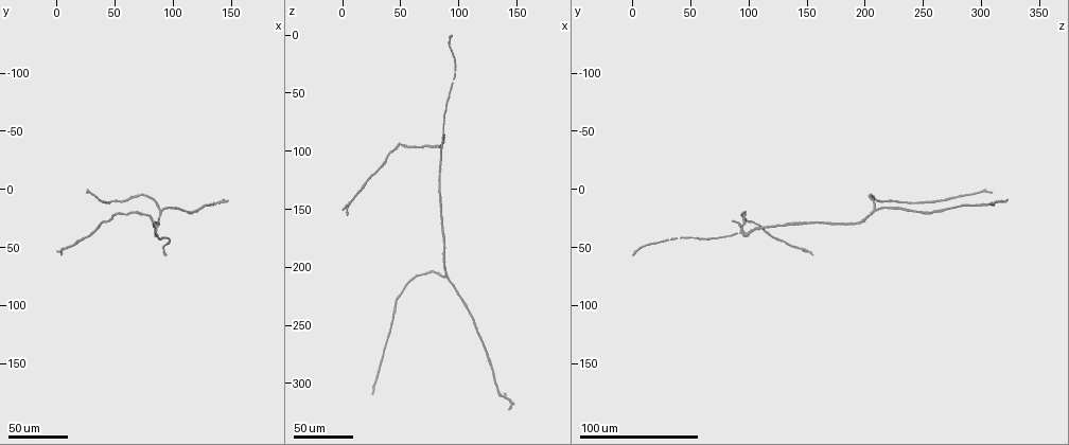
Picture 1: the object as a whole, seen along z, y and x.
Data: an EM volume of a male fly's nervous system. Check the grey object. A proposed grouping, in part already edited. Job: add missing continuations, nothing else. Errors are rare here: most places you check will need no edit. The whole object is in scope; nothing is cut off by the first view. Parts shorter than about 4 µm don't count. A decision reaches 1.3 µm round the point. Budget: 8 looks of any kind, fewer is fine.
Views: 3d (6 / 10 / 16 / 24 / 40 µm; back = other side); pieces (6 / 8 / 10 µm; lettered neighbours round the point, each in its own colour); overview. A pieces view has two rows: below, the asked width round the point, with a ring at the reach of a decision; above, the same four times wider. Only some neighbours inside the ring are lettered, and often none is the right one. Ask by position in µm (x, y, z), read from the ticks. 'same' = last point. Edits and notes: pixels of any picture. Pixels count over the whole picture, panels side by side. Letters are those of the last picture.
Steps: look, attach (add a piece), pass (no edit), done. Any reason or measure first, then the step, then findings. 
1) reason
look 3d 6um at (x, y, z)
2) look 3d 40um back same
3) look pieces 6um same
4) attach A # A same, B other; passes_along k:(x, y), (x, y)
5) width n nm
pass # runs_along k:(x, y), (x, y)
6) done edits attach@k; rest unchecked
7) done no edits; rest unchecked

an open end
look 3d 24um at (138, 12, 310)

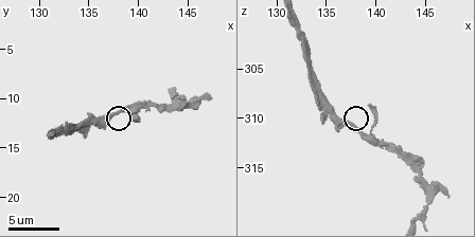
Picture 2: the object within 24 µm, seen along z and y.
look 3d 6um at (139.6, 12.0, 308.8)

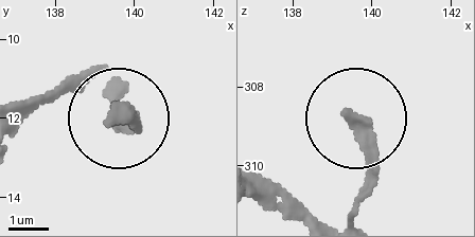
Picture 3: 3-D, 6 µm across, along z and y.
look pieces 10um at (139.45, 12.00, 308.75)

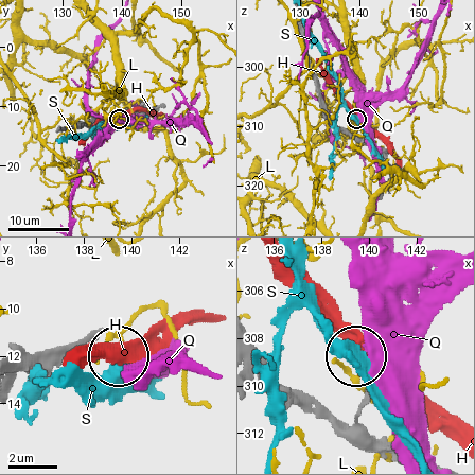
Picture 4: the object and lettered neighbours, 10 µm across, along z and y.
pass # H other, L other, Q other, S other; none of them fits

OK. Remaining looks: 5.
long arm stops here
look 3d 40um at (142, 8, 324)

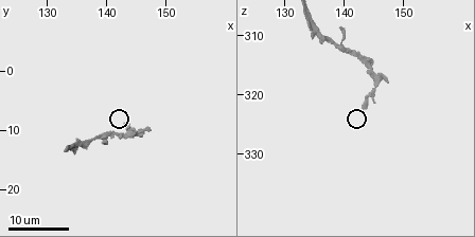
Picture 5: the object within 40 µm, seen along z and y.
see the neighbours
look pieces 6um at (143.0, 9.0, 322.5)

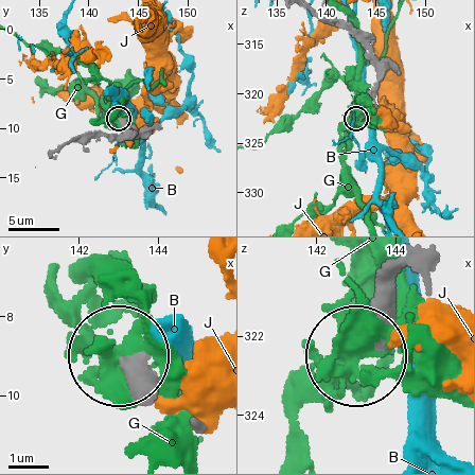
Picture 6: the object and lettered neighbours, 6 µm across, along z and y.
width 290 nm
pass # B other, G other, J other; runs_along 6:(328, 19), (340, 23), (363, 47), (379, 77), (356, 117); none of them fits

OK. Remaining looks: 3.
an open end
look 3d 24um at (88, 26, 86)

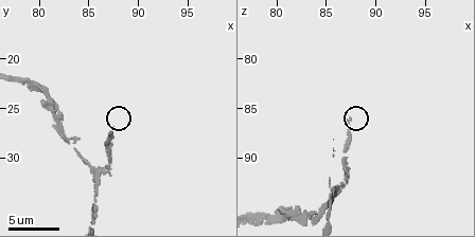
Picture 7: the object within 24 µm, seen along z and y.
look pieces 6um at (87.6, 27.0, 86.0)

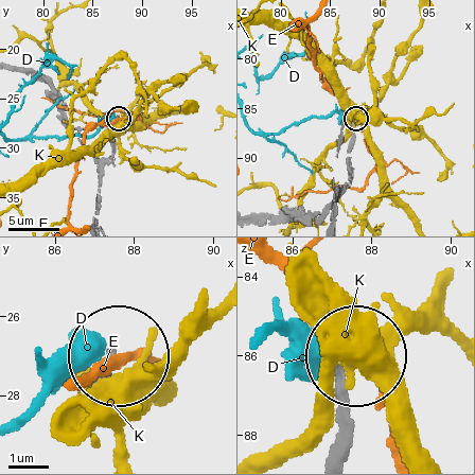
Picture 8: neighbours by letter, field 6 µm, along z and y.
width 150 nm
pass # D other, E other, K other; no lettered piece goes on from it

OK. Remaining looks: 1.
done no edits; rest unchecked

